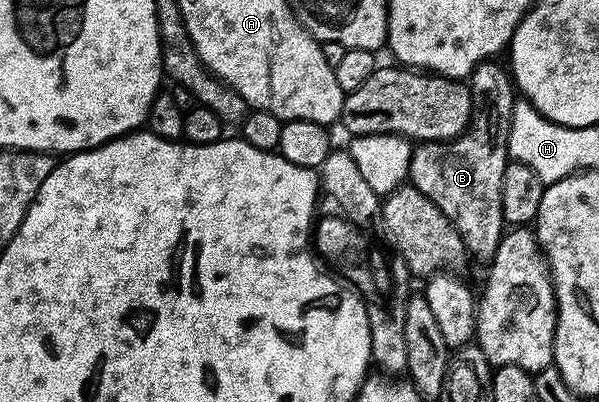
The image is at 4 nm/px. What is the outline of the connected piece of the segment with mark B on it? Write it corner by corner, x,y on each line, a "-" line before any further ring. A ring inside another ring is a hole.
498,61
474,68
468,80
474,112
464,134
448,143
423,143
410,156
409,182
448,217
460,233
471,260
489,264
504,234
501,213
501,182
508,162
508,137
514,116
516,88
511,72
-
503,67
503,68
502,68
-
515,95
515,96
514,96

